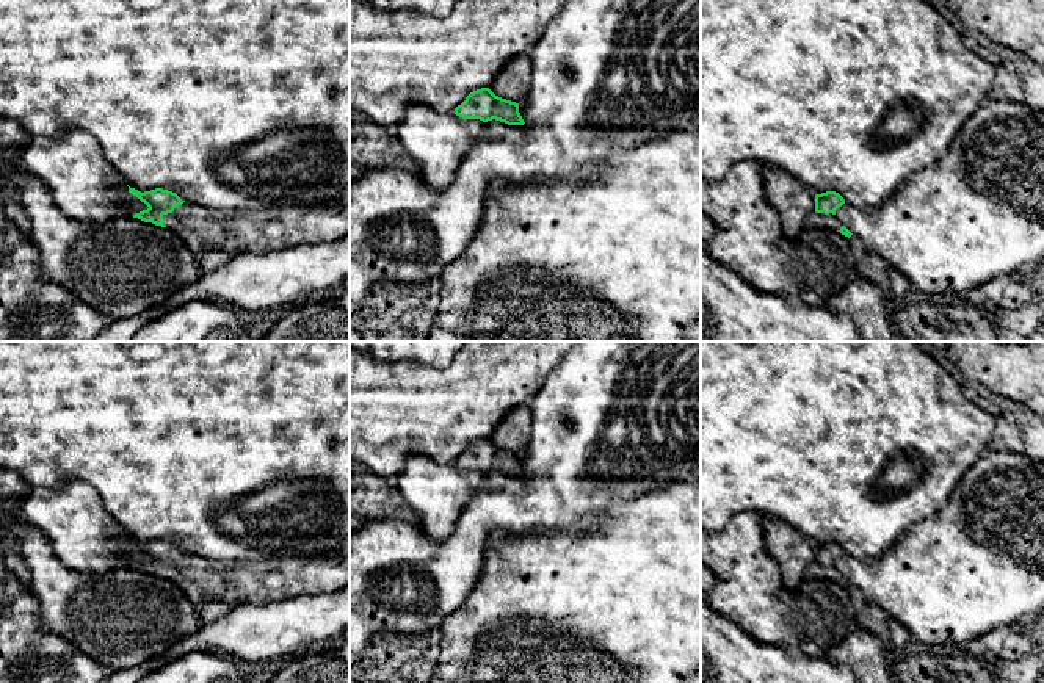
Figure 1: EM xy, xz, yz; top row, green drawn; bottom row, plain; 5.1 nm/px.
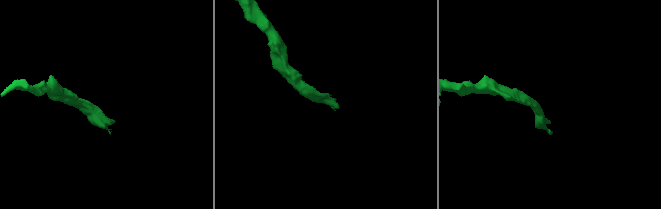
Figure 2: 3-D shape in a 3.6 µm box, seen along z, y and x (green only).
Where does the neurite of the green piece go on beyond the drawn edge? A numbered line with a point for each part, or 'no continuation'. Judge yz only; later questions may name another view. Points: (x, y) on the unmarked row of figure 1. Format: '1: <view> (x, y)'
1: yz (815, 570)

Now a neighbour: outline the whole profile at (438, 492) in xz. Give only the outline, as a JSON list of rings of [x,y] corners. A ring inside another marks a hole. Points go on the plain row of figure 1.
[[[414,453],[406,457],[392,484],[419,514],[425,534],[440,542],[450,537],[484,479],[486,473],[480,470],[462,470]]]

